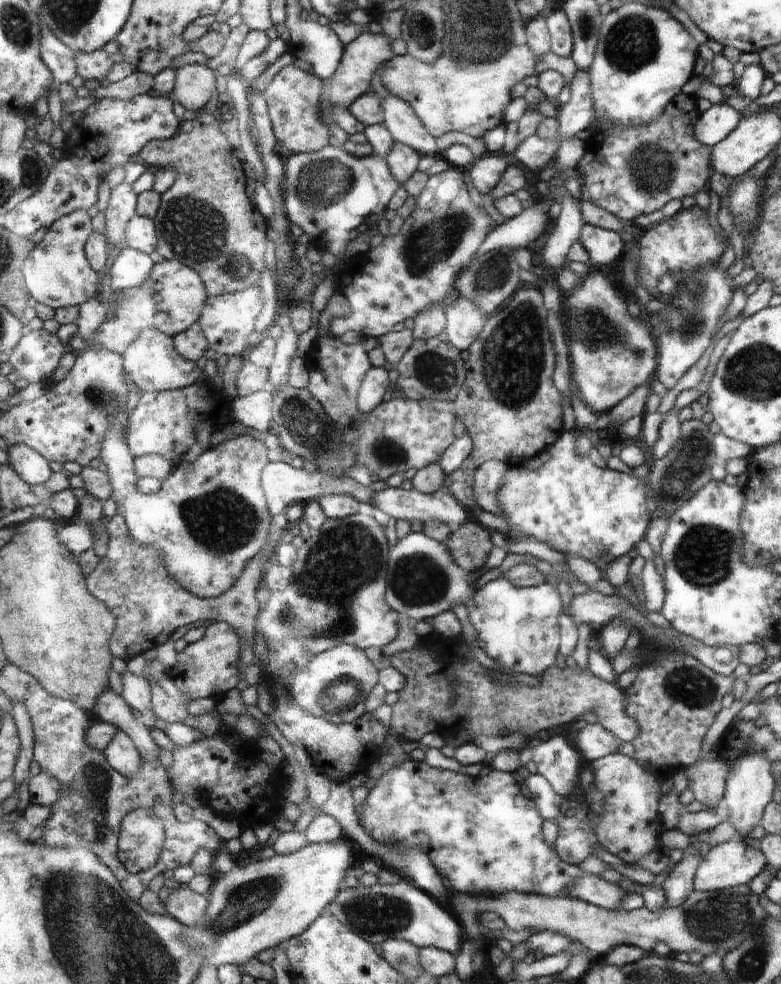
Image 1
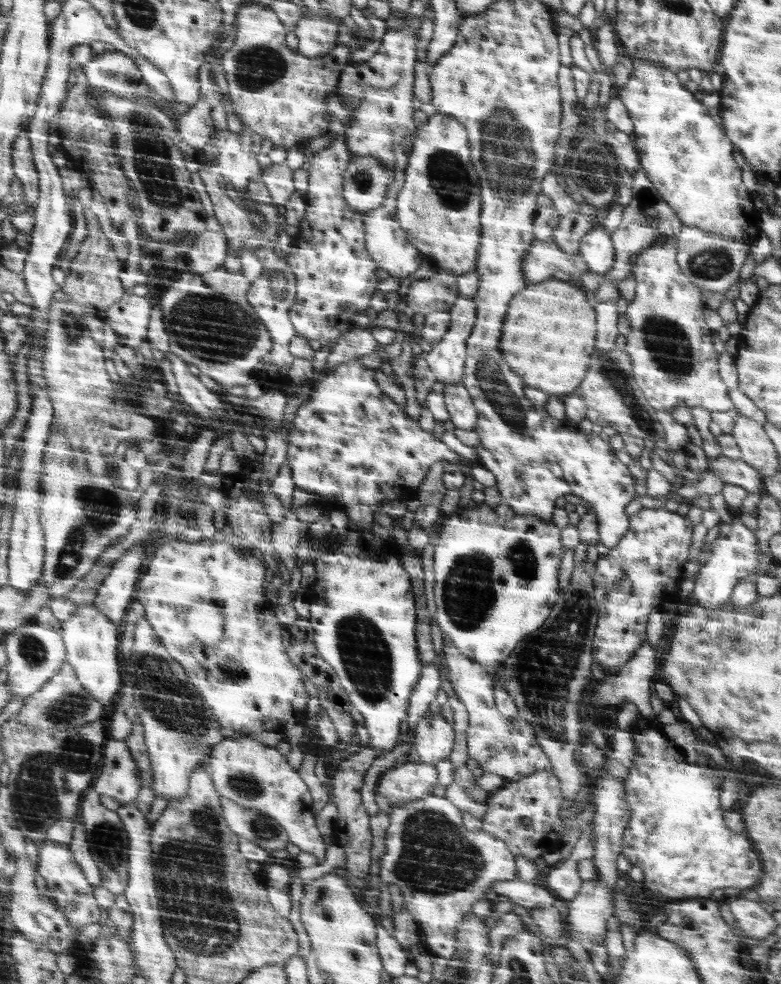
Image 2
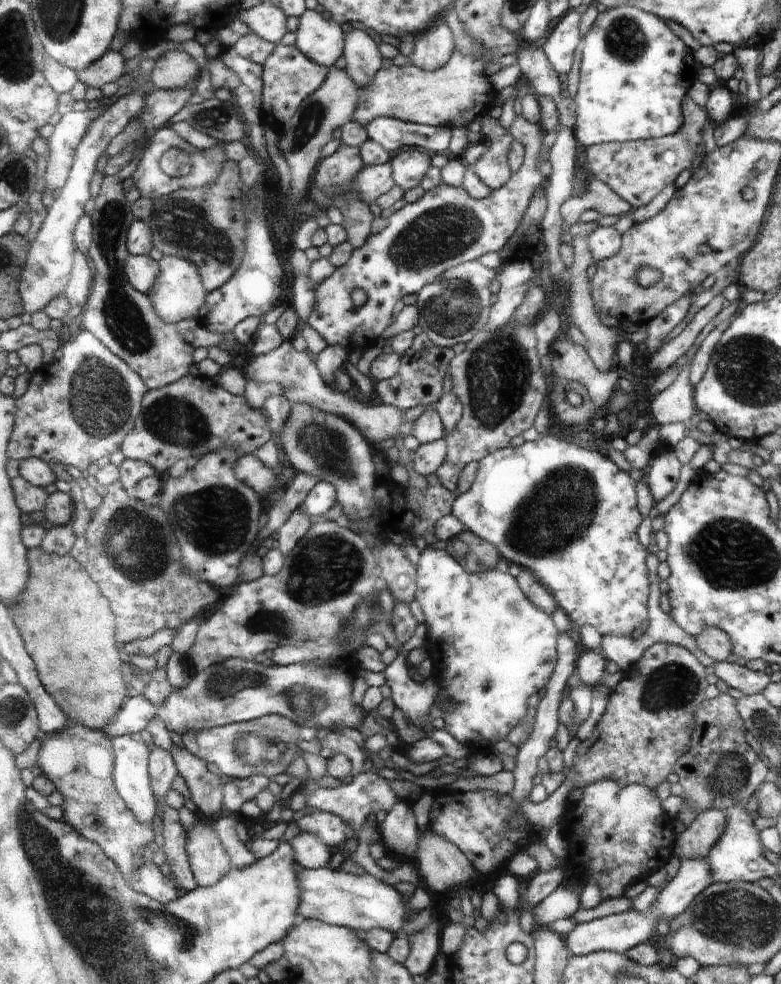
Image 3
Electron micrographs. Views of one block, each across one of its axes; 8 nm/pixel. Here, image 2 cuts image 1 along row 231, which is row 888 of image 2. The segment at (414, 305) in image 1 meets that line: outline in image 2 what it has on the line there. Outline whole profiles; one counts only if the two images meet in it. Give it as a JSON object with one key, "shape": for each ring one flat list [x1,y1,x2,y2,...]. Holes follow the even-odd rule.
{"shape":[[426,796,408,804,394,804,389,817,390,824,384,836,386,854,382,856,376,873,384,883,398,886,404,898,403,908,408,909,418,923,422,942,433,956,450,959,458,950,458,927,462,926,466,915,470,915,472,904,482,900,493,883,519,880,512,849,505,841,482,829,467,829,464,825,464,812,446,797]]}

